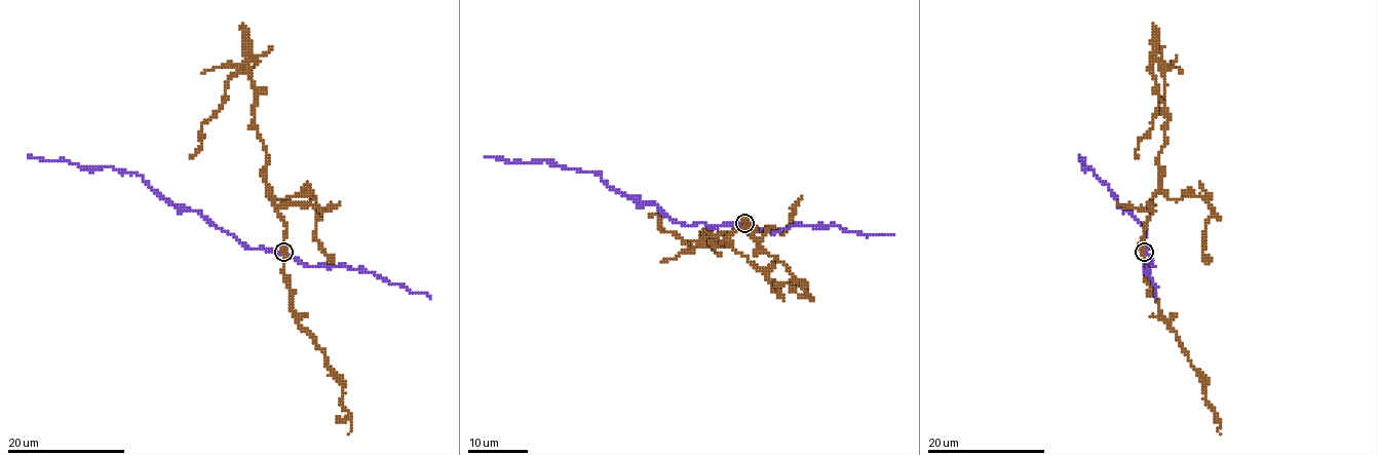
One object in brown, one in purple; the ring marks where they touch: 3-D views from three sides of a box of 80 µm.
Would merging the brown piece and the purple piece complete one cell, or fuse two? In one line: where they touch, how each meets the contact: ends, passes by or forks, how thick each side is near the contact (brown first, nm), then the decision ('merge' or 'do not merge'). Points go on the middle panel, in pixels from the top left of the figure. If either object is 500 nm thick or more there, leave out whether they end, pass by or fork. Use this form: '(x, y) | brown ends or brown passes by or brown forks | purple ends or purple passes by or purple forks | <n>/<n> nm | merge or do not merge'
(744, 223) | brown passes by | purple passes by | 480/360 nm | do not merge

